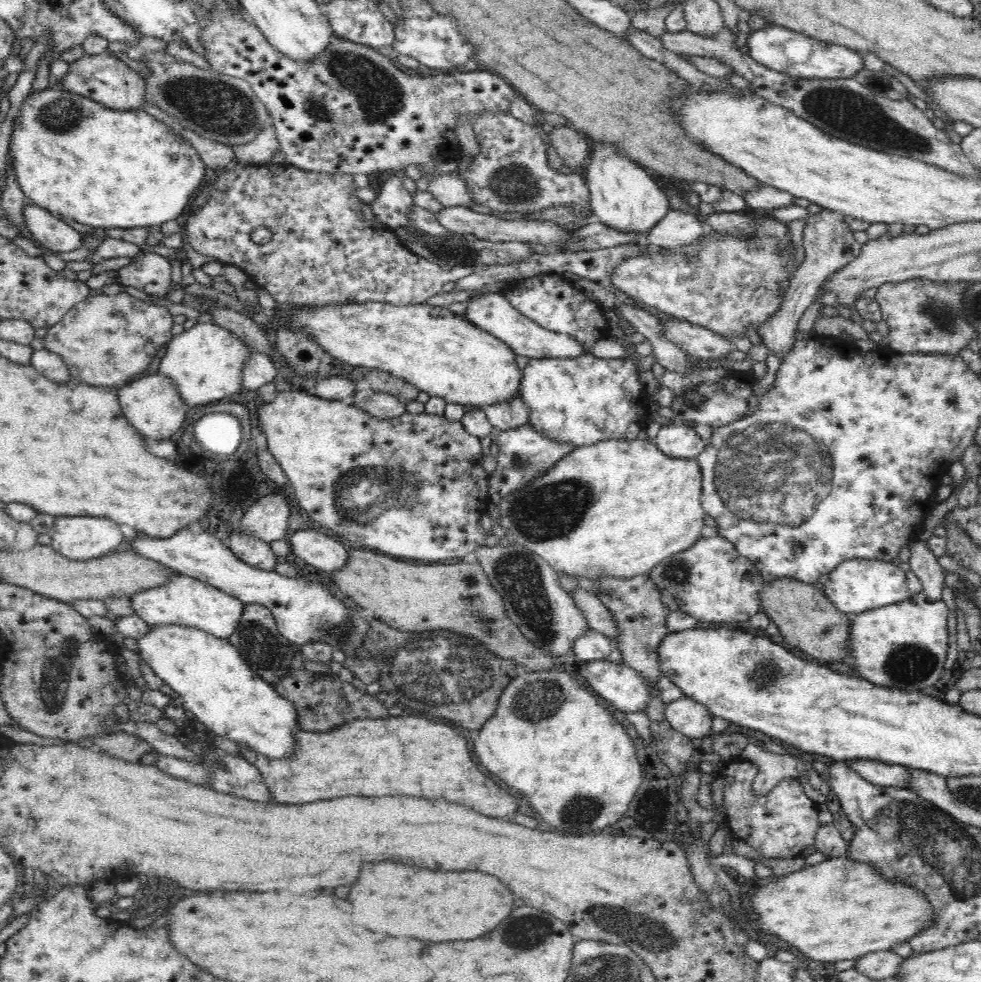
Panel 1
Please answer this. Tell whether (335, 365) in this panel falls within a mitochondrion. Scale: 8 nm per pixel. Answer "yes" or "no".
no

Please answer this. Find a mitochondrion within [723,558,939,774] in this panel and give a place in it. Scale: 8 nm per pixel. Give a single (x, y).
(765, 678)

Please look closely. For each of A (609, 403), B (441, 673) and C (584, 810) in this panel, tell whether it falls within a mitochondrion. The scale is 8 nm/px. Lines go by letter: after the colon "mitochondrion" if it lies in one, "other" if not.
A: other
B: mitochondrion
C: mitochondrion

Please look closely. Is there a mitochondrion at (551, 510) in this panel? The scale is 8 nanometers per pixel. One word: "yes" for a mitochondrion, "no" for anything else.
yes

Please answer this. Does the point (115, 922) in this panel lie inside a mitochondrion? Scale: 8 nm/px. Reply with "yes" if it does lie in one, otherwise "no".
no

